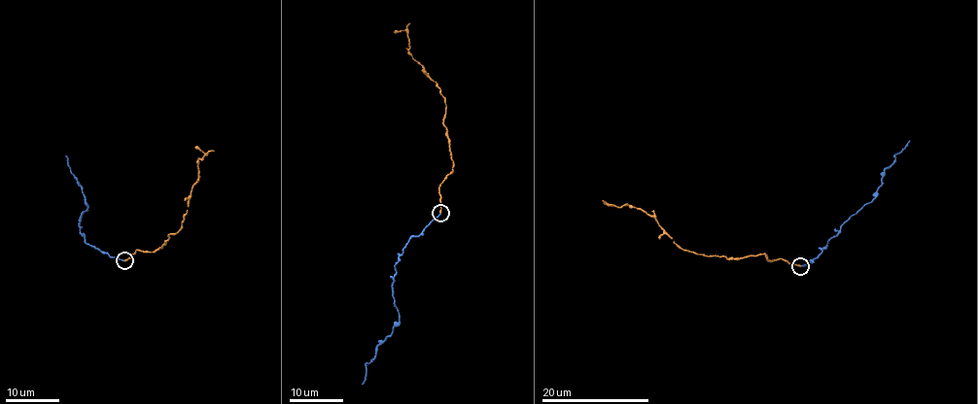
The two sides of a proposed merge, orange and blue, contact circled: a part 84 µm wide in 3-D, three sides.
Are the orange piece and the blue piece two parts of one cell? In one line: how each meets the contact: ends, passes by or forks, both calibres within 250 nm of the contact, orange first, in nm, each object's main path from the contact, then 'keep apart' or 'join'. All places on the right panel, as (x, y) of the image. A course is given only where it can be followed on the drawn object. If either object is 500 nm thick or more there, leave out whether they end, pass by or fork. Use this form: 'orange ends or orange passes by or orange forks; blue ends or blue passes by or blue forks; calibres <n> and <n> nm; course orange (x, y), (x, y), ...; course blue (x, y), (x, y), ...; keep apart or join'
orange ends; blue ends; calibres 190 and 150 nm; course orange (801, 265), (767, 260), (760, 253), (728, 258), (694, 253), (679, 248), (646, 212), (605, 202); course blue (801, 265), (811, 263), (842, 224), (874, 197), (885, 169), (910, 141); keep apart

